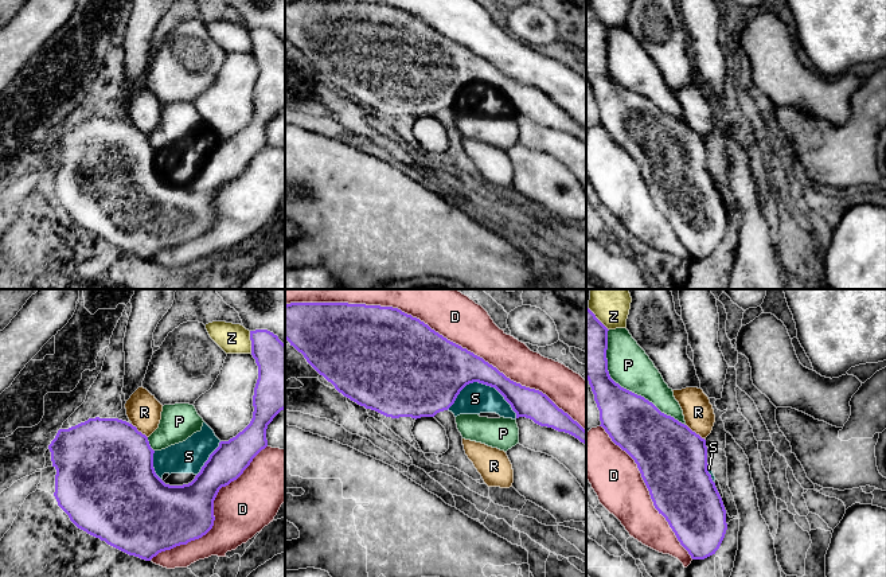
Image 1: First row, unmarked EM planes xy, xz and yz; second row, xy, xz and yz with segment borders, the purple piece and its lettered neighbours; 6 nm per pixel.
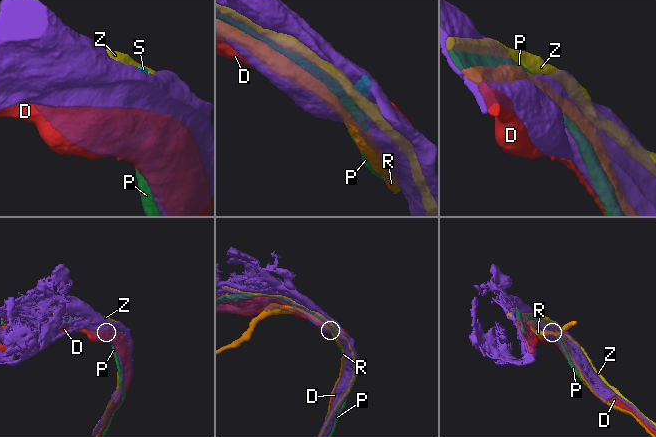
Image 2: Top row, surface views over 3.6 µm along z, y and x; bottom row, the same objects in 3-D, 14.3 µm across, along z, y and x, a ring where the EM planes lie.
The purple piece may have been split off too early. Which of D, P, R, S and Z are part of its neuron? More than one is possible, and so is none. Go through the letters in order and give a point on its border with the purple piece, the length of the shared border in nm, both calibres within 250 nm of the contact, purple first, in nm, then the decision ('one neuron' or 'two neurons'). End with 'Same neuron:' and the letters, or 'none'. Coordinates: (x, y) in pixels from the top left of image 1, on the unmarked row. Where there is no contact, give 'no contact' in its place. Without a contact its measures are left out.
D: meets purple in xz at (434, 30); contact 1950 nm long; 500 nm thick on the purple side, 280 nm on the other; two neurons
P: meets purple in yz at (623, 86); contact 750 nm long; 320 nm thick on the purple side, 260 nm on the other; two neurons
R: meets purple in yz at (694, 131); contact 160 nm long; 420 nm thick on the purple side, 180 nm on the other; two neurons
S: meets purple in xz at (483, 82); contact 420 nm long; 320 nm thick on the purple side, 190 nm on the other; two neurons
Z: meets purple in xy at (252, 41); contact 140 nm long; 300 nm thick on the purple side, 180 nm on the other; two neurons
Same neuron: none

